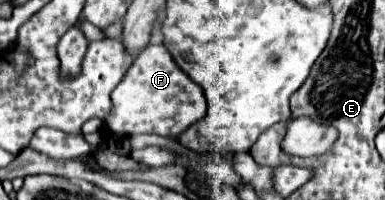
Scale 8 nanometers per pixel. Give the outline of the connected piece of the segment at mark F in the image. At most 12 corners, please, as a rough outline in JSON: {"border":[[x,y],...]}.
{"border":[[165,45],[111,93],[113,135],[176,137],[207,99]]}

